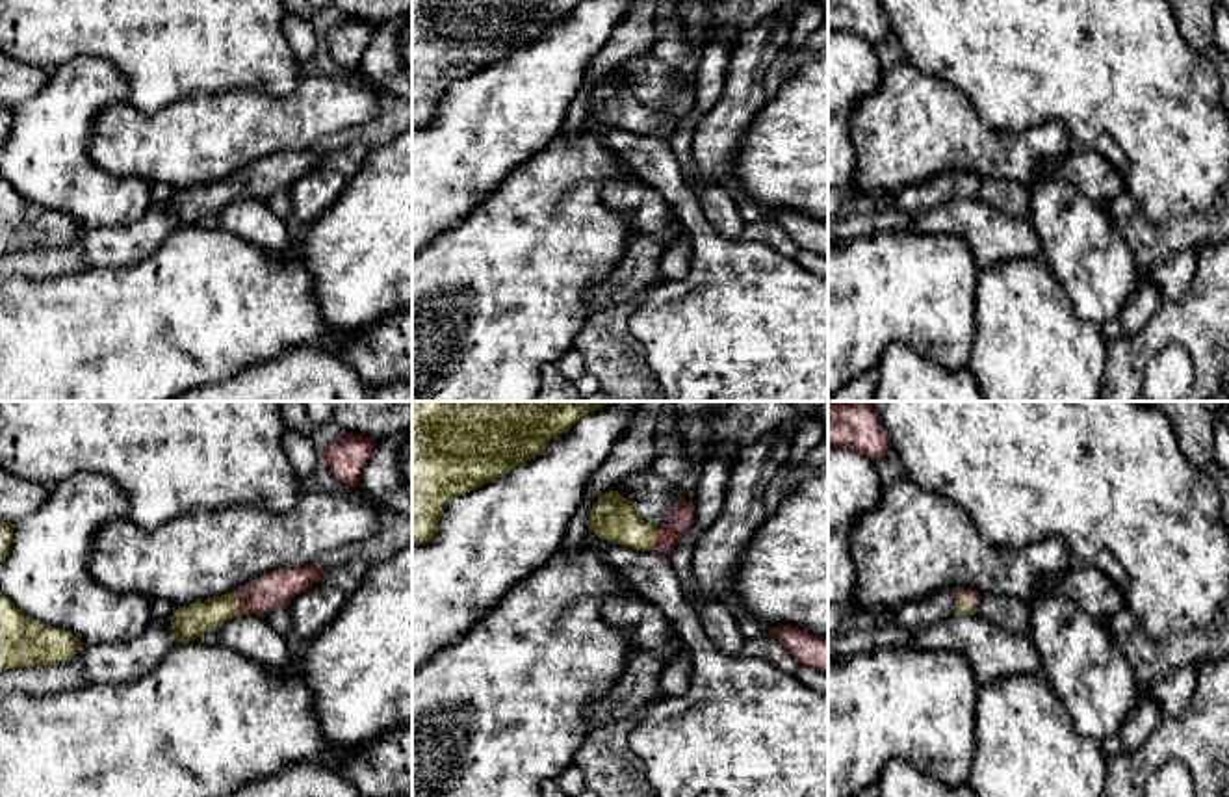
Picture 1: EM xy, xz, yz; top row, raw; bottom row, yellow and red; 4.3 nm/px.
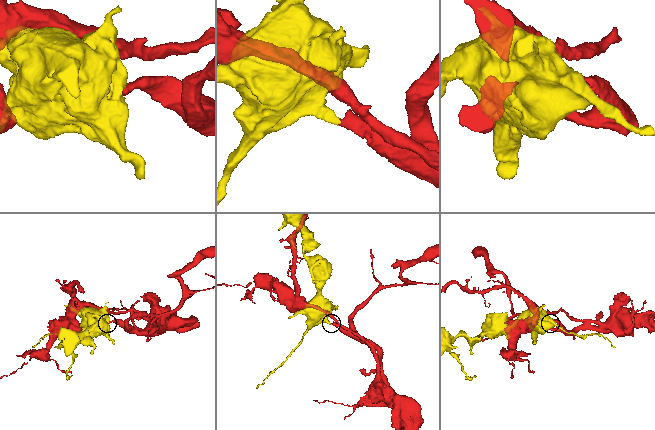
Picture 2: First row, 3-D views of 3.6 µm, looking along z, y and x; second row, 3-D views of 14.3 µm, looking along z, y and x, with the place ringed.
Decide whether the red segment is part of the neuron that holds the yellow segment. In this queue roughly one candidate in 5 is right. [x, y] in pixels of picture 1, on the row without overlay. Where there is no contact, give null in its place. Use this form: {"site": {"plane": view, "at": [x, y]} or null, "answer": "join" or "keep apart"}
{"site": {"plane": "xz", "at": [656, 123]}, "answer": "join"}

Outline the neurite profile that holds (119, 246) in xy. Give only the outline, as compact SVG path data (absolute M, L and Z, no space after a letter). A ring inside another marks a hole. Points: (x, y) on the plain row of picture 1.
M152 201L145 214L128 225L84 229L80 236L84 269L137 264L176 229L176 216L169 201Z

